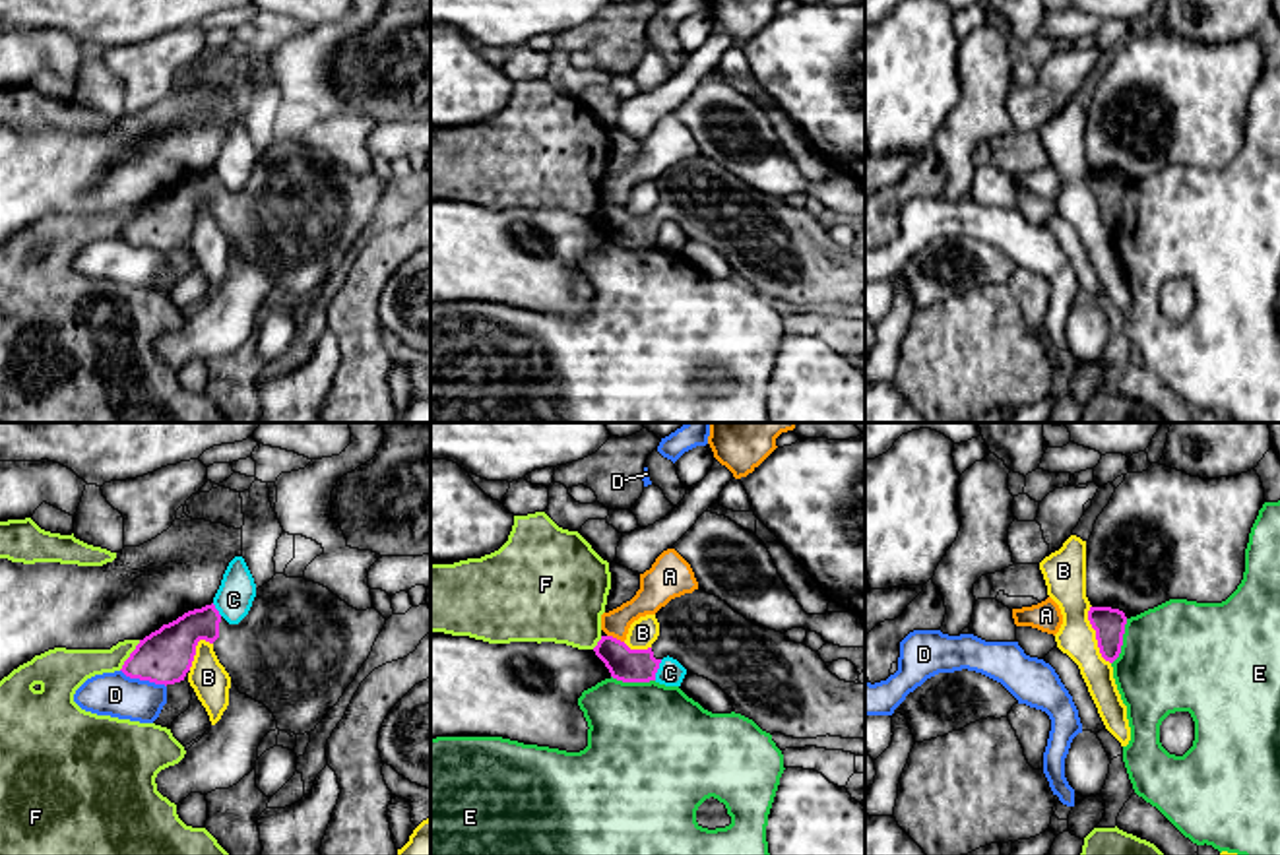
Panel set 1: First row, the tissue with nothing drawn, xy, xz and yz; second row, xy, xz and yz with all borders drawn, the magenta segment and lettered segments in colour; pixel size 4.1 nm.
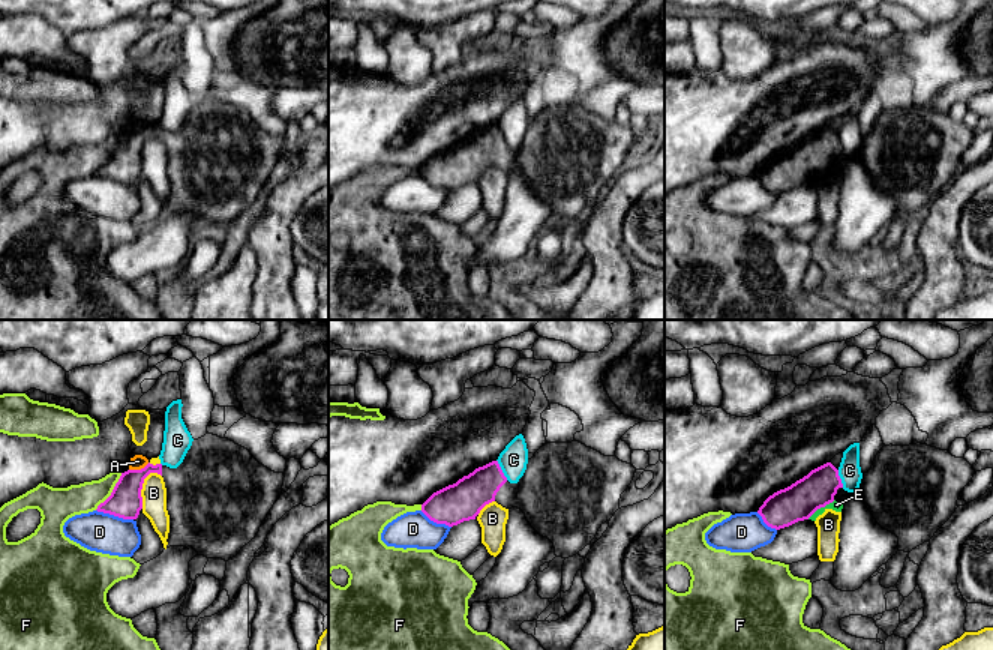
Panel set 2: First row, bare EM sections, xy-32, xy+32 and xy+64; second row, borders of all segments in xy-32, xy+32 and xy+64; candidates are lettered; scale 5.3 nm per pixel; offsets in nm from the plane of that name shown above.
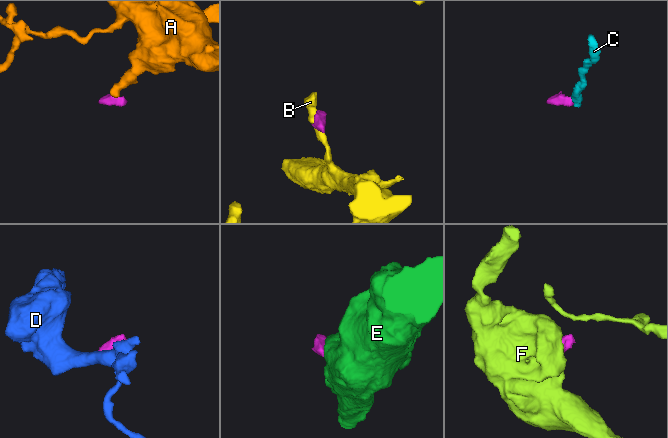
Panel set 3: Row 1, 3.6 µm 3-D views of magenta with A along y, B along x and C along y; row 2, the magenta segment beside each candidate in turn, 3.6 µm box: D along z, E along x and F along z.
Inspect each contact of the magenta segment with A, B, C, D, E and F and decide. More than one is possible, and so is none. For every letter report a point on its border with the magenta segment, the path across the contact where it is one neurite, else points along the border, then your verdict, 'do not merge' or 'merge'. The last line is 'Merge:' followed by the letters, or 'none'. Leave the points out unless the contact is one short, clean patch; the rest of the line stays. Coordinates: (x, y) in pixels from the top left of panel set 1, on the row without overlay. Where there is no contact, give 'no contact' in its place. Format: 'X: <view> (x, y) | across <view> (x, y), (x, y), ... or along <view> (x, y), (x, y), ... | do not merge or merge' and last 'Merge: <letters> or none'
A: xz (615, 204) | along xz (608, 200), (623, 208) | do not merge
B: yz (1096, 200) | along yz (1090, 171), (1088, 185), (1096, 200), (1096, 212), (1110, 229) | do not merge
C: xz (658, 233) | along xz (662, 225), (654, 245) | do not merge
D: xy (144, 245) | along xy (121, 235), (130, 243), (165, 253) | do not merge
E: yz (1121, 208) | do not merge
F: xy (130, 221) | along xy (140, 206), (119, 235) | do not merge
Merge: none

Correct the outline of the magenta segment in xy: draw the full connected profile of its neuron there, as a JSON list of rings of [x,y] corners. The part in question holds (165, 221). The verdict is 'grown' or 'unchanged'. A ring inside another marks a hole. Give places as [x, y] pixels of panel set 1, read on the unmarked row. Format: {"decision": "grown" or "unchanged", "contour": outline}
{"decision": "grown", "contour": [[[275,140],[256,155],[239,190],[229,190],[213,169],[188,176],[140,206],[120,237],[165,252],[188,246],[196,211],[206,206],[240,260],[264,269],[279,297],[304,301],[316,295],[355,246],[384,190],[376,174],[357,176],[320,149]]]}

